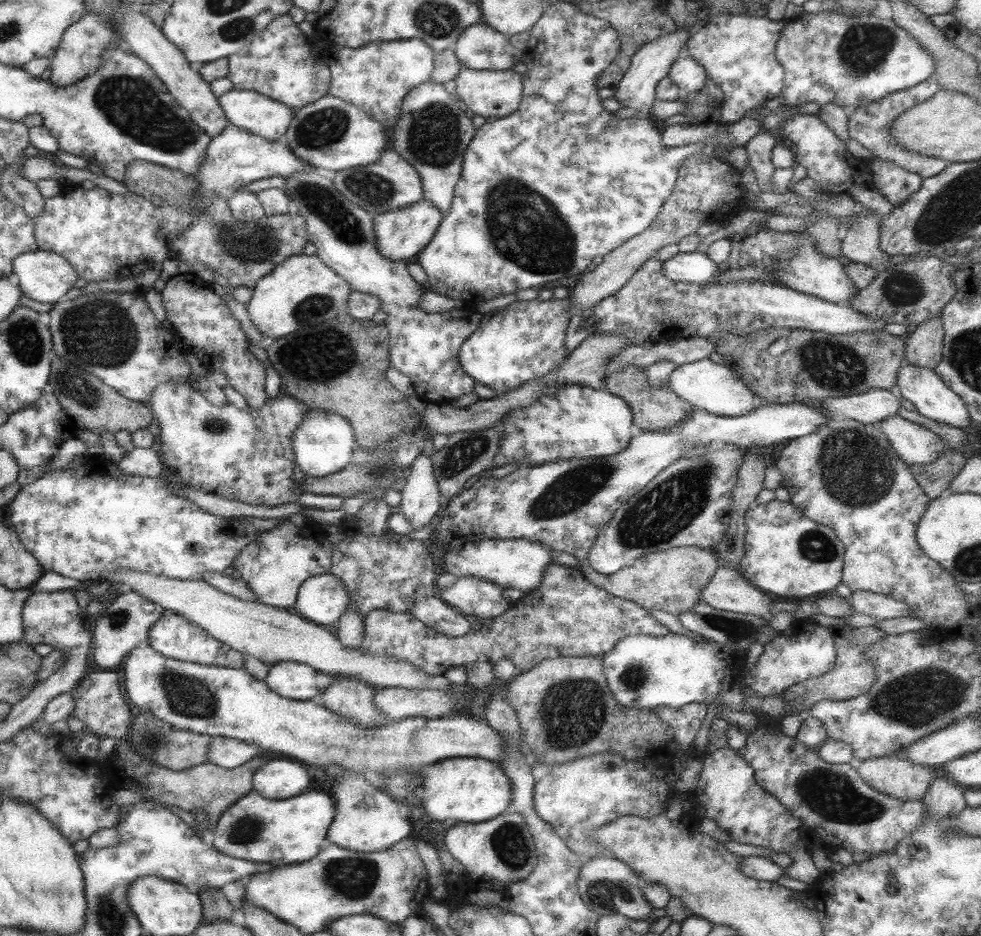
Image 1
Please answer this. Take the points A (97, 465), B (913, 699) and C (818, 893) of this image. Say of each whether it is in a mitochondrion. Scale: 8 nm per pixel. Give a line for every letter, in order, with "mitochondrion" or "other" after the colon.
A: other
B: mitochondrion
C: other

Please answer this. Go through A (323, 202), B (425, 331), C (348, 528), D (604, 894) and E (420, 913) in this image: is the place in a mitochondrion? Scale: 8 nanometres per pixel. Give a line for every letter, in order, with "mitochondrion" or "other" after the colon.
A: mitochondrion
B: other
C: other
D: mitochondrion
E: other

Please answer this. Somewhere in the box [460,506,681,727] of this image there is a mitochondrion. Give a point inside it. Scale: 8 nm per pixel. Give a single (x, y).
(637, 675)

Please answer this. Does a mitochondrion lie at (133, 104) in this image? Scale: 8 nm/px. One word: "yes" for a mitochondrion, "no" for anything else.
yes

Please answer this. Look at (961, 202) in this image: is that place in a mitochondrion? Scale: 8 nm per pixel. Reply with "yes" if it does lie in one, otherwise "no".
yes

